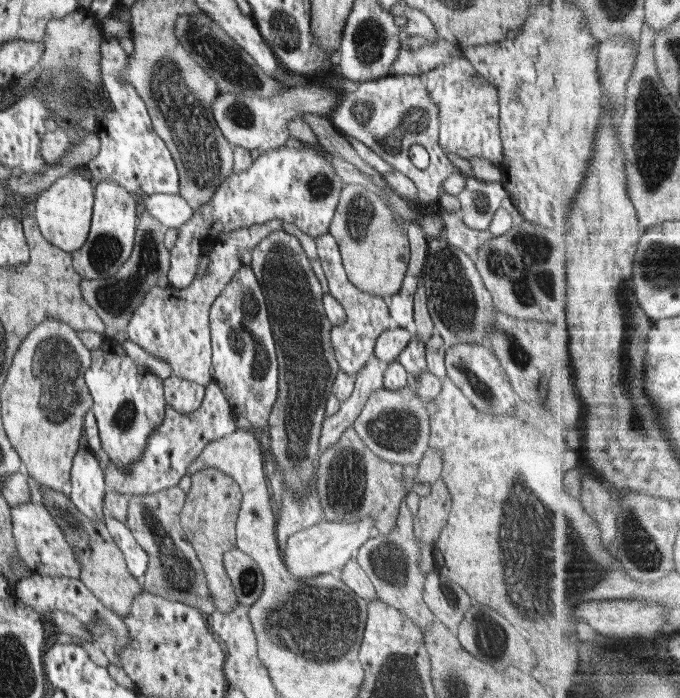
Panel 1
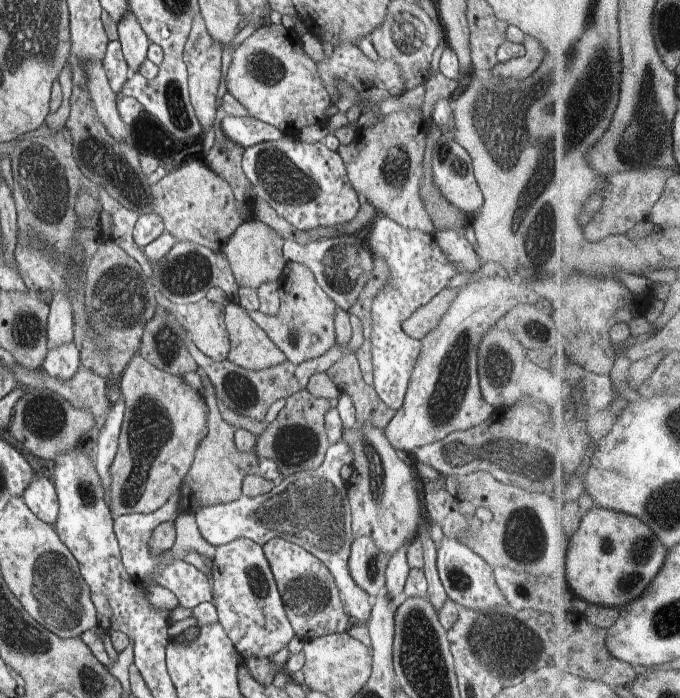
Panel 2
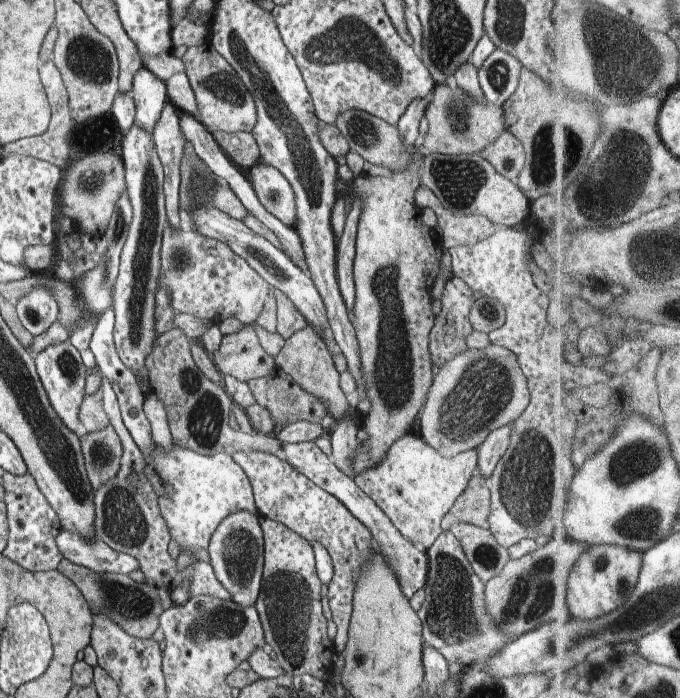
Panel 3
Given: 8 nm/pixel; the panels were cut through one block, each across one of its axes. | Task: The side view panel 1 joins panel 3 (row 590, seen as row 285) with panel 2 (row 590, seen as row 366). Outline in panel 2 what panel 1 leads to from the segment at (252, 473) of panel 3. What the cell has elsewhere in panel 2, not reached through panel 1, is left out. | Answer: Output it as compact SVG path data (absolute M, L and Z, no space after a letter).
M341 440L329 446L324 461L320 464L320 468L316 468L316 470L306 470L306 472L290 474L290 476L284 477L281 482L276 483L270 492L266 492L266 494L261 496L249 498L243 495L227 504L216 504L200 508L195 513L200 535L208 544L212 544L215 548L241 537L248 538L262 546L275 537L285 538L285 540L300 545L300 548L304 548L312 555L315 555L328 568L328 571L334 578L334 582L339 590L339 596L344 603L348 616L356 618L356 620L359 620L360 625L364 625L370 620L373 599L370 598L368 592L364 592L354 582L348 569L351 545L354 540L351 528L352 512L349 502L351 491L349 483L342 480L340 476L342 466L344 464L351 466L352 460L354 460L354 454L352 454L350 444Z

